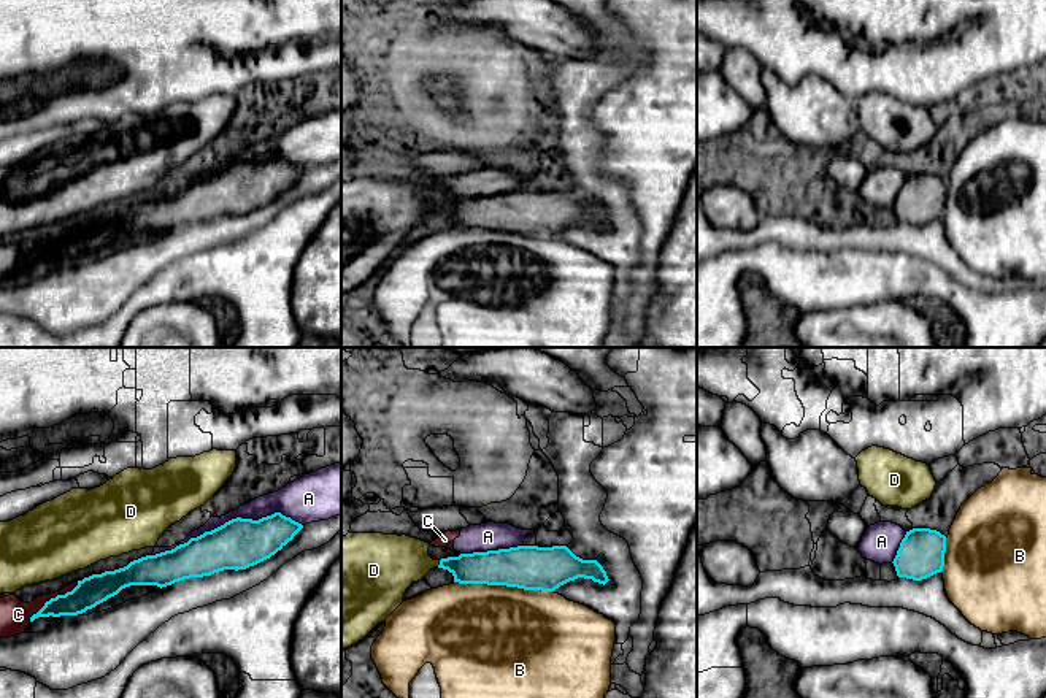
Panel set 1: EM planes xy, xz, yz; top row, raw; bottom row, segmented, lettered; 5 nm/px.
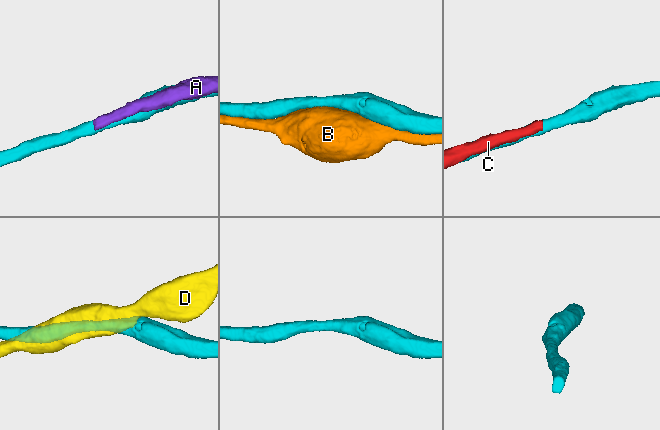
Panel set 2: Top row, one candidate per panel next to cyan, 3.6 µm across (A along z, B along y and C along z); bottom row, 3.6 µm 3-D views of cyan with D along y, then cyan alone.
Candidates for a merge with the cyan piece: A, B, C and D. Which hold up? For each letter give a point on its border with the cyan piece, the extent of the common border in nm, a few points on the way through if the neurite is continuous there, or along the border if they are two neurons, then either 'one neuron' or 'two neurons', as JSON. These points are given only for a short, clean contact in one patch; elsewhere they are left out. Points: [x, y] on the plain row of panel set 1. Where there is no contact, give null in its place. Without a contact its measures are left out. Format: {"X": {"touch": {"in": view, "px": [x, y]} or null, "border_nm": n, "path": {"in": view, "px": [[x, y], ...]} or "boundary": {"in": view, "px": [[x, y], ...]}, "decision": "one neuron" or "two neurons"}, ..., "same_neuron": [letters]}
{"A": {"touch": {"in": "xy", "px": [226, 167]}, "border_nm": 800, "decision": "two neurons"}, "B": {"touch": {"in": "xz", "px": [503, 229]}, "border_nm": 500, "decision": "two neurons"}, "C": {"touch": {"in": "xy", "px": [53, 243]}, "border_nm": 320, "decision": "two neurons"}, "D": {"touch": {"in": "xz", "px": [440, 208]}, "border_nm": 40, "decision": "two neurons"}, "same_neuron": []}

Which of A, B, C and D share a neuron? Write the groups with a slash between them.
A C / B / D

